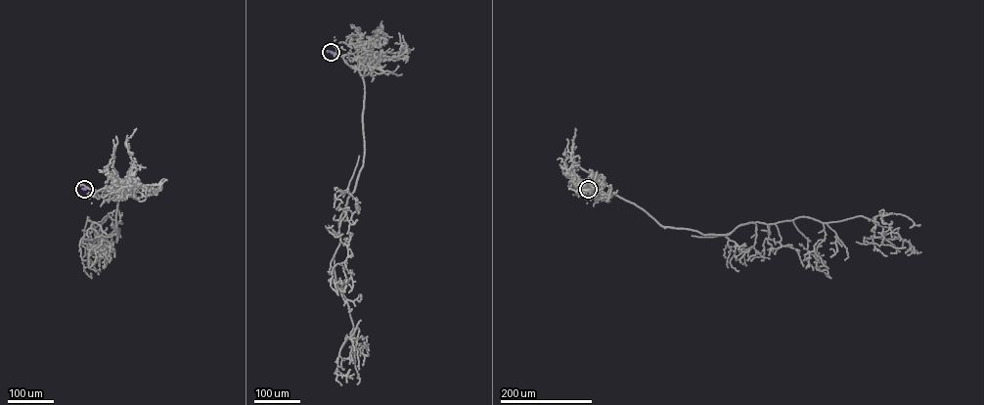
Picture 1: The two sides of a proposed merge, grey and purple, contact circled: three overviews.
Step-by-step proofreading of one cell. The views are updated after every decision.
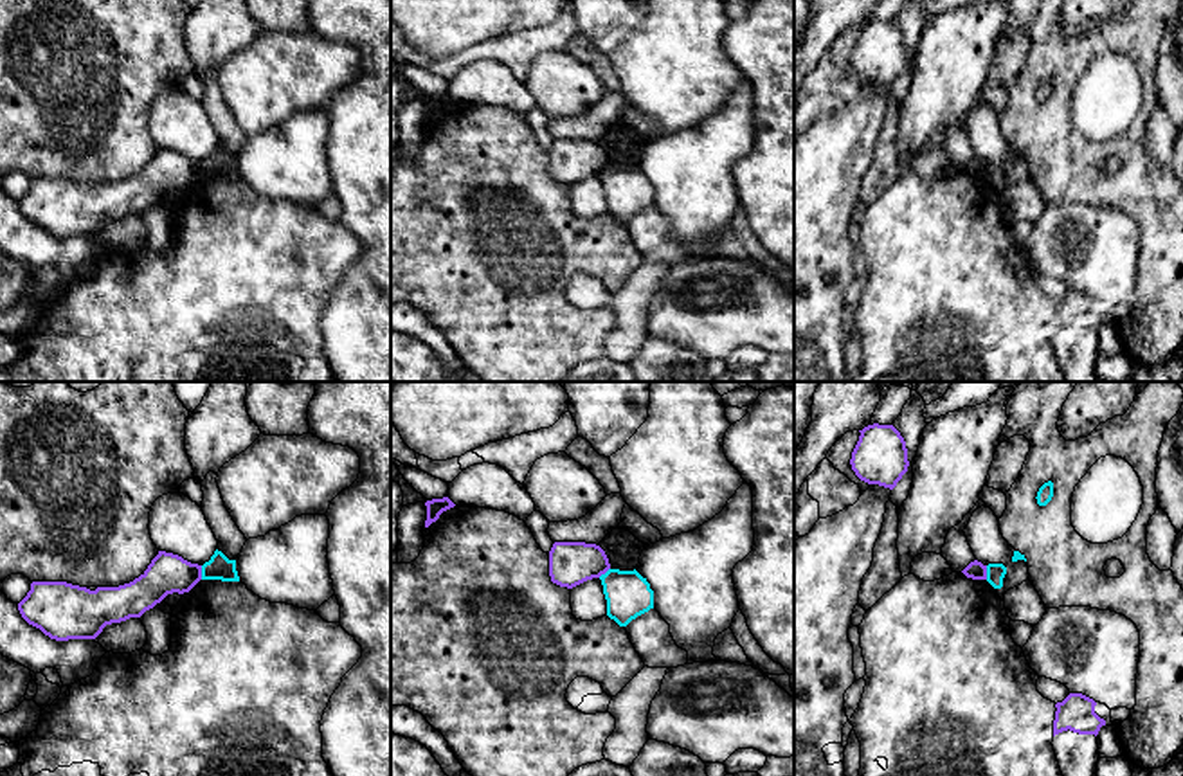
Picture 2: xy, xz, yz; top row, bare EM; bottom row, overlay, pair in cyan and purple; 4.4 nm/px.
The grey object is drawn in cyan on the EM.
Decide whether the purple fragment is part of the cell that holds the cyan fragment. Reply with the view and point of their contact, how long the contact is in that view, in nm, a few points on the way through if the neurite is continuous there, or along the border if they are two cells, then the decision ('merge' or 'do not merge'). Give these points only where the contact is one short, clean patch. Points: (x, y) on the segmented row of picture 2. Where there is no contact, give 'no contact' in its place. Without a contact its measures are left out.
contact xy (202, 573); length 60 nm; border xy (200, 566), (202, 578); do not merge

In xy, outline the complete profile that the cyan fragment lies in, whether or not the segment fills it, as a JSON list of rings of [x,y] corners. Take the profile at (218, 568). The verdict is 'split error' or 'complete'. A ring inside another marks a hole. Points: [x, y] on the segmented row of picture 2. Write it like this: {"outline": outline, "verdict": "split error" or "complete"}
{"outline": [[[216,549],[211,560],[202,565],[202,580],[239,582],[236,560],[229,560]]], "verdict": "complete"}

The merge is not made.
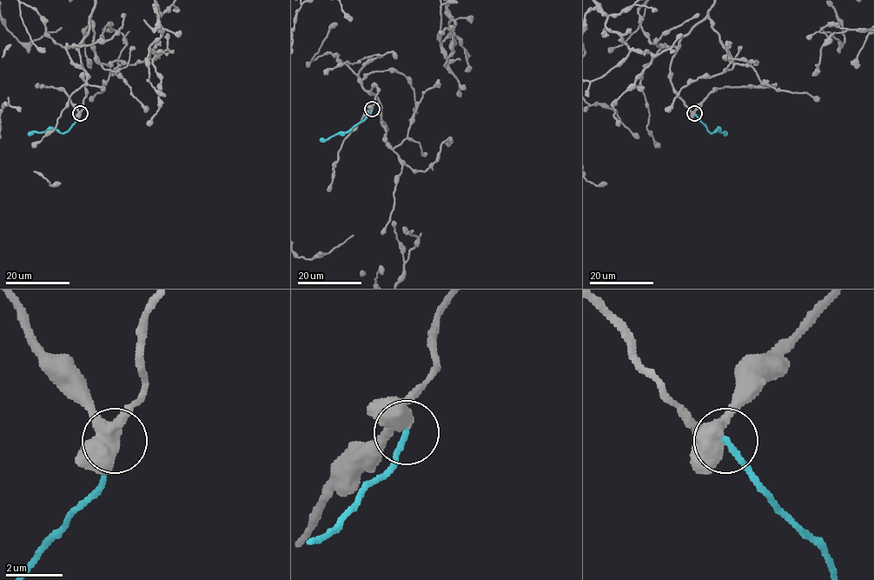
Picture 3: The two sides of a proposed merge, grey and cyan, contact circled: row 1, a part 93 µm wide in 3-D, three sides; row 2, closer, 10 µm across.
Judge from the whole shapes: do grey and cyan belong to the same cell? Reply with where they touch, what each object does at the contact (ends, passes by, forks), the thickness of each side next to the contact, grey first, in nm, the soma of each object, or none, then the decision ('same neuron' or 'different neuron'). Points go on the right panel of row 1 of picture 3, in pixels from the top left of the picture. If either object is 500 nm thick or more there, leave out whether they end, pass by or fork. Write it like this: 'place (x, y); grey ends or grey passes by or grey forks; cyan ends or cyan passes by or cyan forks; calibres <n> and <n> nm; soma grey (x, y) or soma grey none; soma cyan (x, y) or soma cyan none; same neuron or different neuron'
place (694, 113); grey forks; cyan ends; calibres 460 and 220 nm; soma grey none; soma cyan none; same neuron

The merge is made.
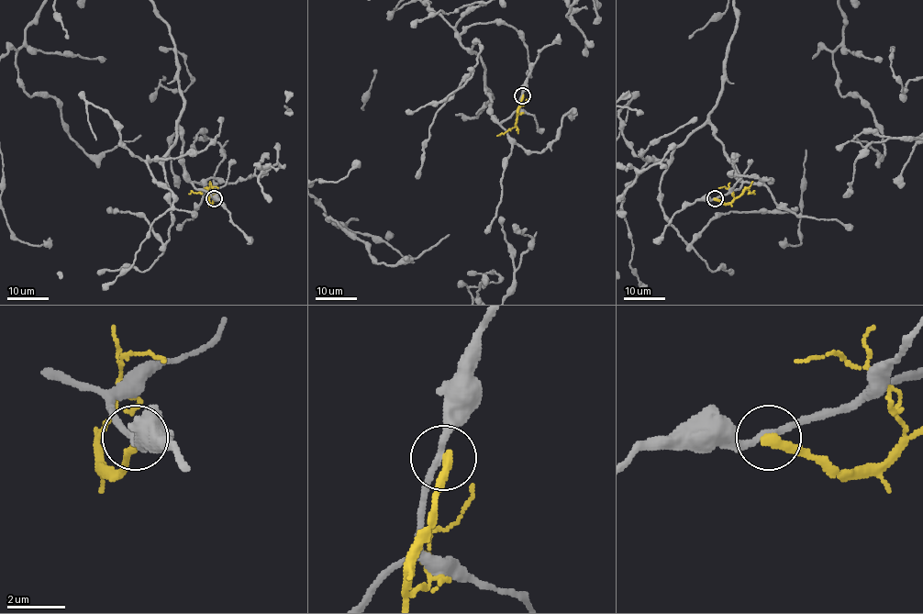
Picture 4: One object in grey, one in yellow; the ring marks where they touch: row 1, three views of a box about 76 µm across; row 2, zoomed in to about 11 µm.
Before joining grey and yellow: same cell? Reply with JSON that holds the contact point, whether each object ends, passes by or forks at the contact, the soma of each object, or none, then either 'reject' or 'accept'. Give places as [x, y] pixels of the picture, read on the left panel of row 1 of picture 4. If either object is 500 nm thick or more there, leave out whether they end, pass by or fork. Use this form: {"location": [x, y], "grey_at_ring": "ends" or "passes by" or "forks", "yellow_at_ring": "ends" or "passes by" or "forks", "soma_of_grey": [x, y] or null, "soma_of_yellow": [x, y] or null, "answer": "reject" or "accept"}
{"location": [214, 198], "grey_at_ring": "passes by", "yellow_at_ring": "ends", "soma_of_grey": null, "soma_of_yellow": null, "answer": "reject"}

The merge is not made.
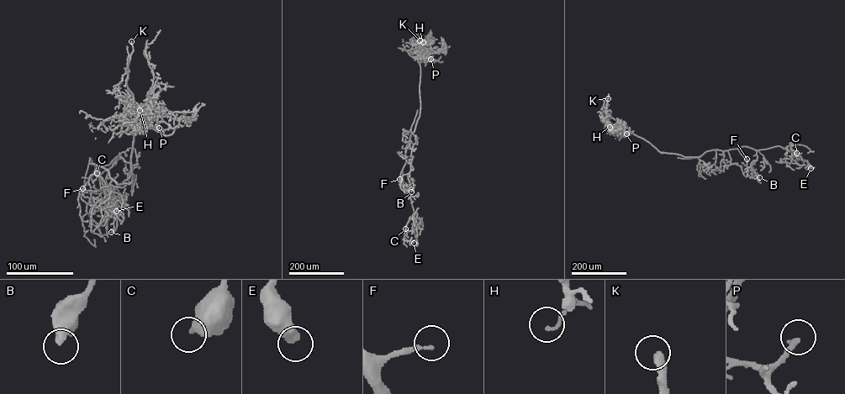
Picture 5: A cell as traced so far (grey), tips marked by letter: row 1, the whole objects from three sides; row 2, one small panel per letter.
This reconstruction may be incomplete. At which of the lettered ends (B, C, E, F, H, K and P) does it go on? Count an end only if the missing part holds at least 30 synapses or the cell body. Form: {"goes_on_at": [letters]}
{"goes_on_at": ["F", "K", "P"]}

